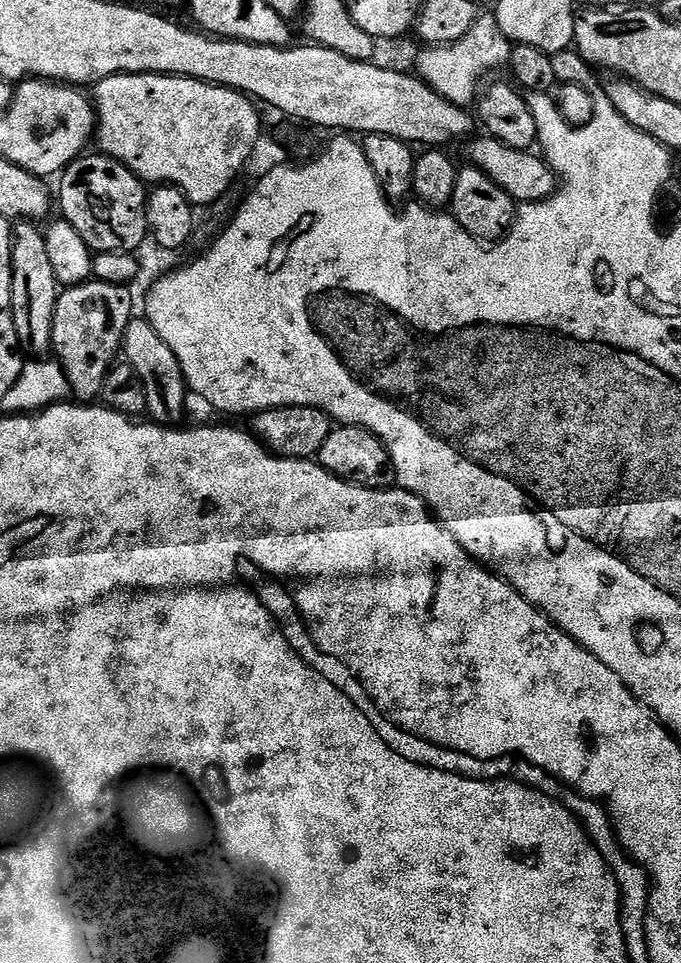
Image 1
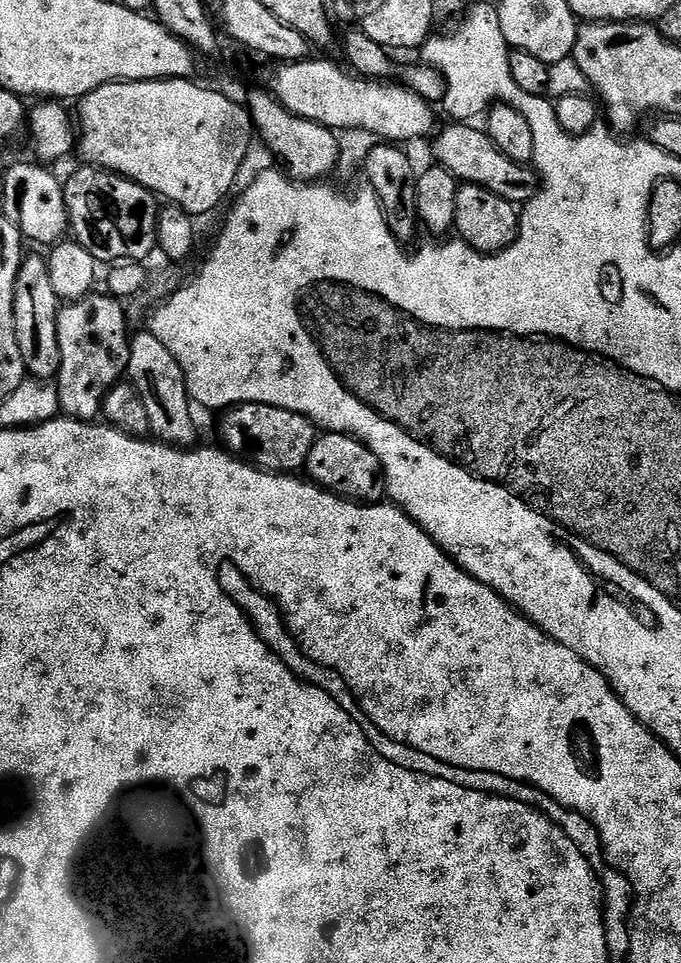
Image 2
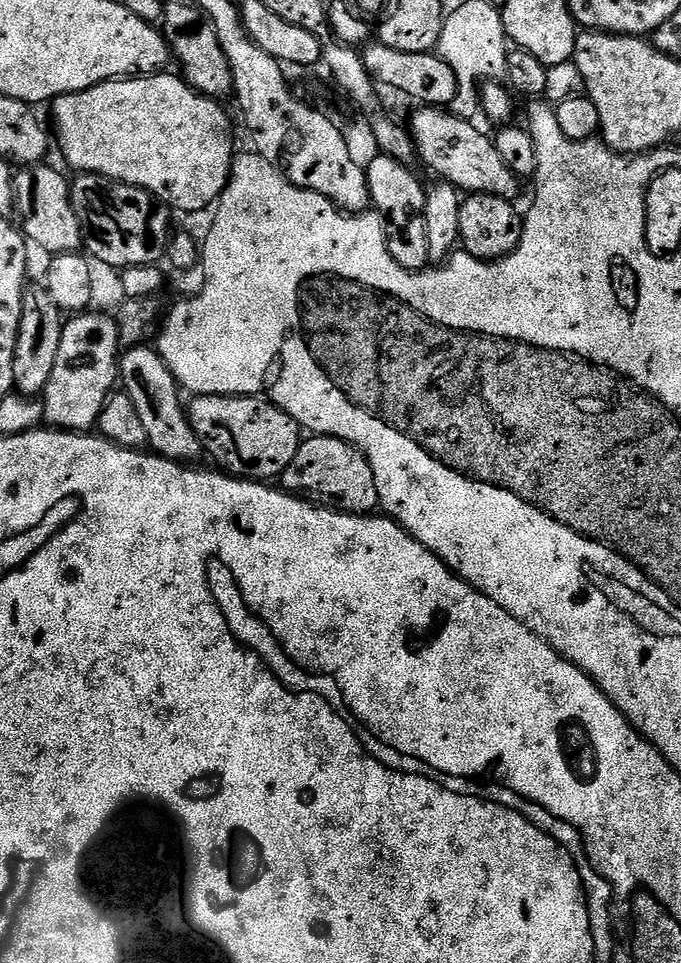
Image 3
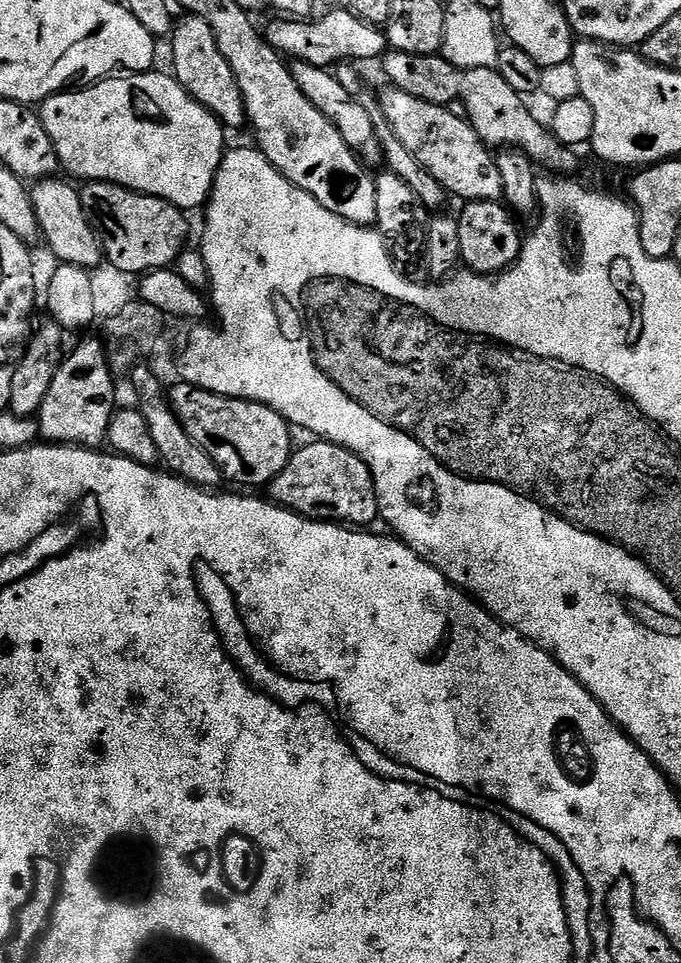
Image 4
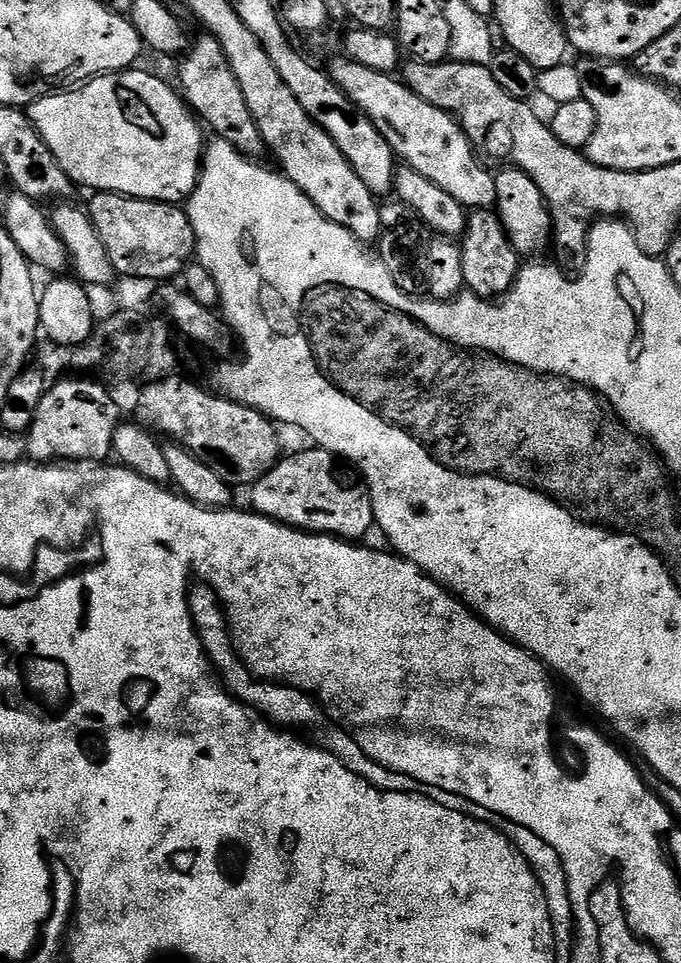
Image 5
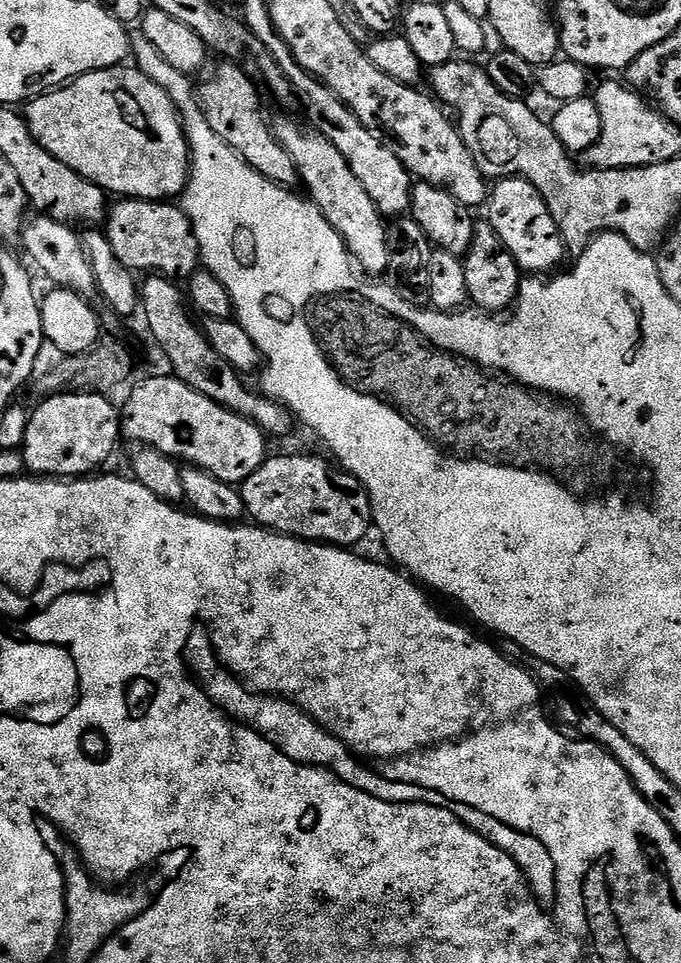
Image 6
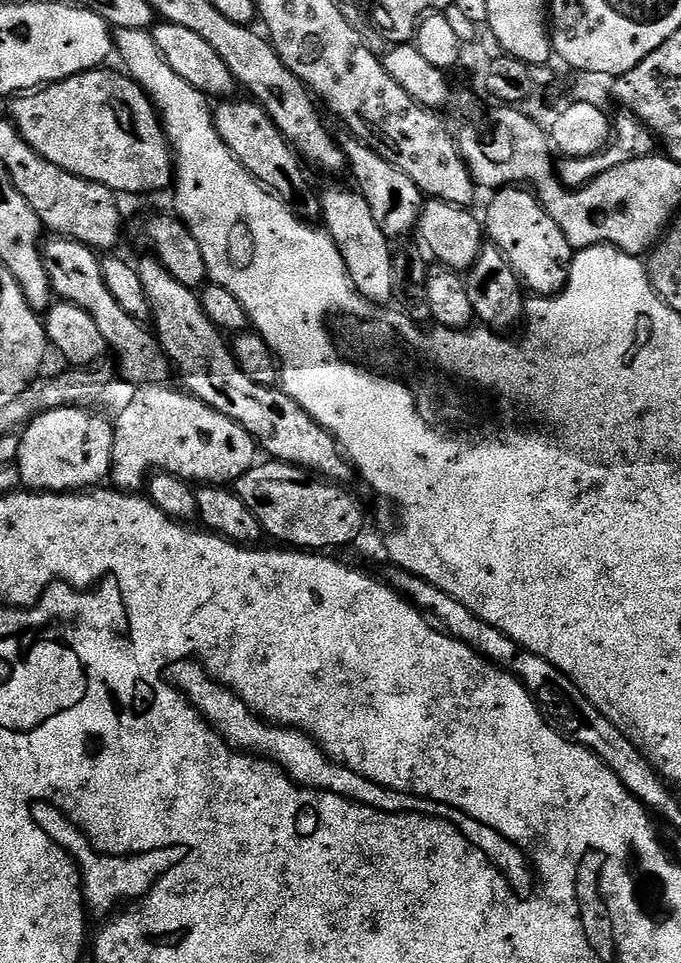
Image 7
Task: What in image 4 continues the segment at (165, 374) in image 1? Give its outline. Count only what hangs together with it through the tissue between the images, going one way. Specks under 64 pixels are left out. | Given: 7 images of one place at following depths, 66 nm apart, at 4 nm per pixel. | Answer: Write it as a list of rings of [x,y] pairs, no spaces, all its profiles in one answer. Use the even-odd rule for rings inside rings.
[[[137,366],[132,369],[130,379],[136,387],[138,407],[142,418],[146,418],[146,426],[150,426],[150,435],[154,438],[154,446],[158,446],[160,464],[174,476],[181,476],[190,484],[199,484],[205,490],[219,489],[222,484],[222,477],[218,466],[214,466],[214,458],[186,434],[186,430],[180,424],[180,419],[176,417],[176,411],[172,409],[169,393],[166,391],[166,384],[159,380],[147,366]]]

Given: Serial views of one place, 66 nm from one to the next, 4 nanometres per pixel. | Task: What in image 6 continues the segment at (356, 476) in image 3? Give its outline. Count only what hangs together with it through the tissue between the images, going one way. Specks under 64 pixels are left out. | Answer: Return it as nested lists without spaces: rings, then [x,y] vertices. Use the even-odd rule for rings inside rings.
[[[275,454],[269,455],[265,459],[262,466],[258,466],[258,470],[254,470],[254,474],[250,474],[250,478],[246,478],[242,485],[242,495],[244,497],[244,507],[247,515],[251,517],[253,521],[261,528],[270,528],[274,532],[281,532],[284,536],[293,536],[299,540],[310,540],[313,542],[319,542],[321,544],[330,544],[337,548],[351,549],[352,544],[356,544],[364,535],[367,534],[368,528],[373,527],[372,522],[372,503],[368,497],[368,491],[360,485],[360,480],[354,478],[351,472],[341,471],[339,467],[331,459],[323,460],[320,456],[275,456]]]

